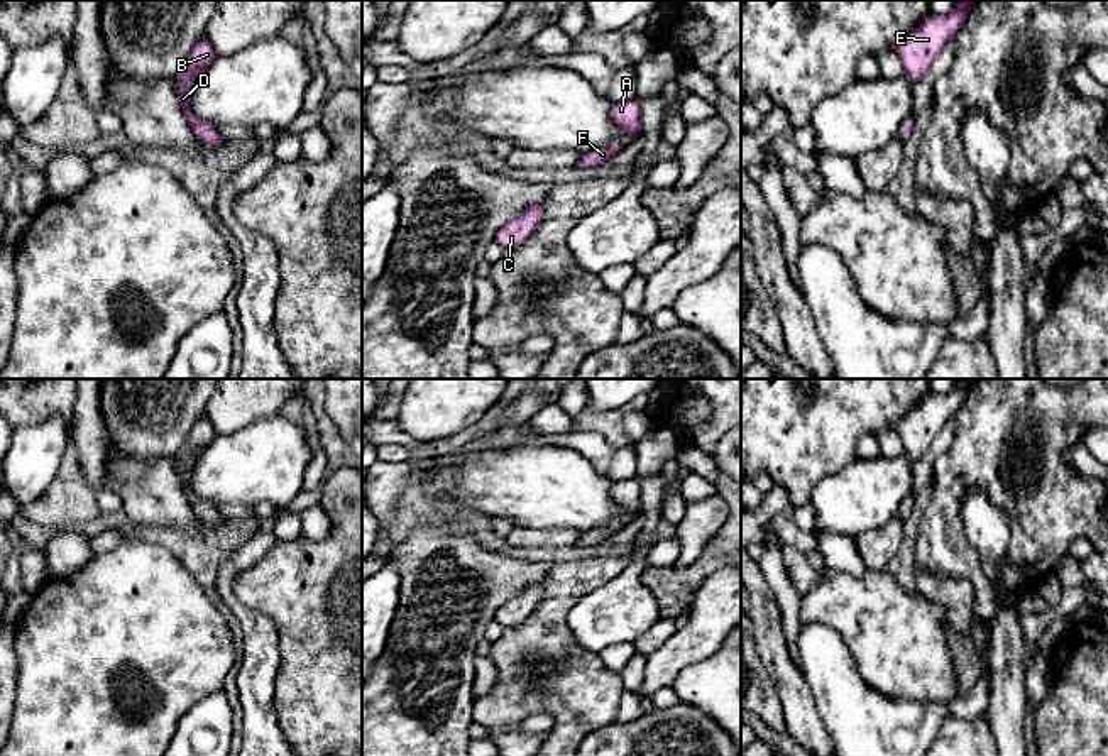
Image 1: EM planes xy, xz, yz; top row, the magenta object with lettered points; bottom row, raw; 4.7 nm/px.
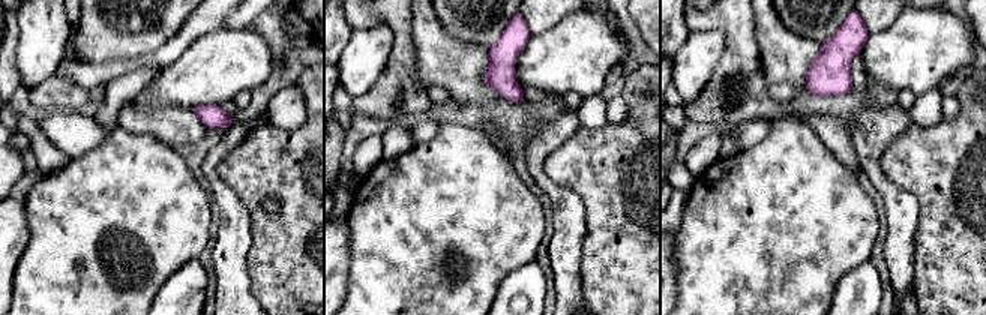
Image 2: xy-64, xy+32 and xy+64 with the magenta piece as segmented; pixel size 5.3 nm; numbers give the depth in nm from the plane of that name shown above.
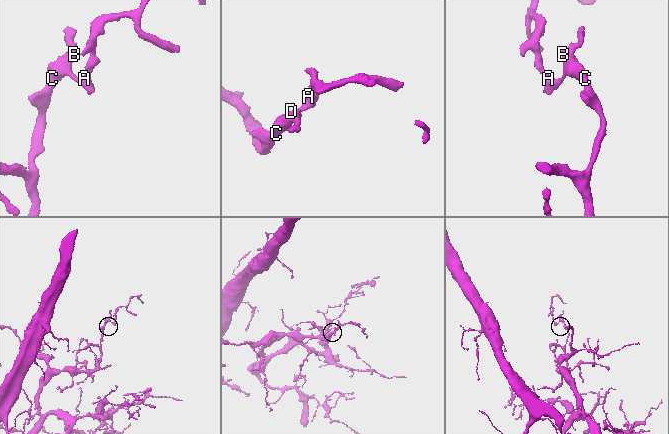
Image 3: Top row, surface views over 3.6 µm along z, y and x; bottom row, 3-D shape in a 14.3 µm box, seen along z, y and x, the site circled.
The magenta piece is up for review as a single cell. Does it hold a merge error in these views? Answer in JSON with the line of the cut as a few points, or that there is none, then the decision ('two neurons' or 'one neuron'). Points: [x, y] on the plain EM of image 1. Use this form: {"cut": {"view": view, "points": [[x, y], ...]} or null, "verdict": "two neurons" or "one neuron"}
{"cut": null, "verdict": "one neuron"}

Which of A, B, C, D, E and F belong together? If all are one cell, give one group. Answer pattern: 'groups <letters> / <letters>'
groups A B C D E F

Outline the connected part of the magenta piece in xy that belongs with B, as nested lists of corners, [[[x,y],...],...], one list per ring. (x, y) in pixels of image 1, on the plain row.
[[[205,416],[198,419],[198,423],[186,436],[184,445],[174,453],[176,460],[179,462],[178,475],[181,480],[183,494],[186,496],[189,507],[198,514],[198,518],[206,521],[208,524],[222,524],[225,521],[225,516],[222,516],[208,501],[196,497],[189,490],[191,470],[186,468],[186,460],[189,457],[201,455],[215,436],[217,433],[213,430],[213,425]]]

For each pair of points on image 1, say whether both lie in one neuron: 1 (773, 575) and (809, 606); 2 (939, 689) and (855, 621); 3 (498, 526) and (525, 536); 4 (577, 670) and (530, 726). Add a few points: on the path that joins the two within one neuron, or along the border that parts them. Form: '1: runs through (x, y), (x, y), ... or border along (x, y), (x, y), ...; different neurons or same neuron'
1: border along (802, 596), (799, 623); different neurons
2: runs through (919, 668), (875, 624); same neuron
3: border along (515, 526), (504, 538); different neurons
4: border along (526, 712), (548, 712), (555, 721); different neurons

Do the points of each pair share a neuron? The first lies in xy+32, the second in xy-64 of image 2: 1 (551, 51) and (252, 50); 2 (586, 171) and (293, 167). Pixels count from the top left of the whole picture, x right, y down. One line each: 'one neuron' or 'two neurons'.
1: one neuron
2: one neuron

